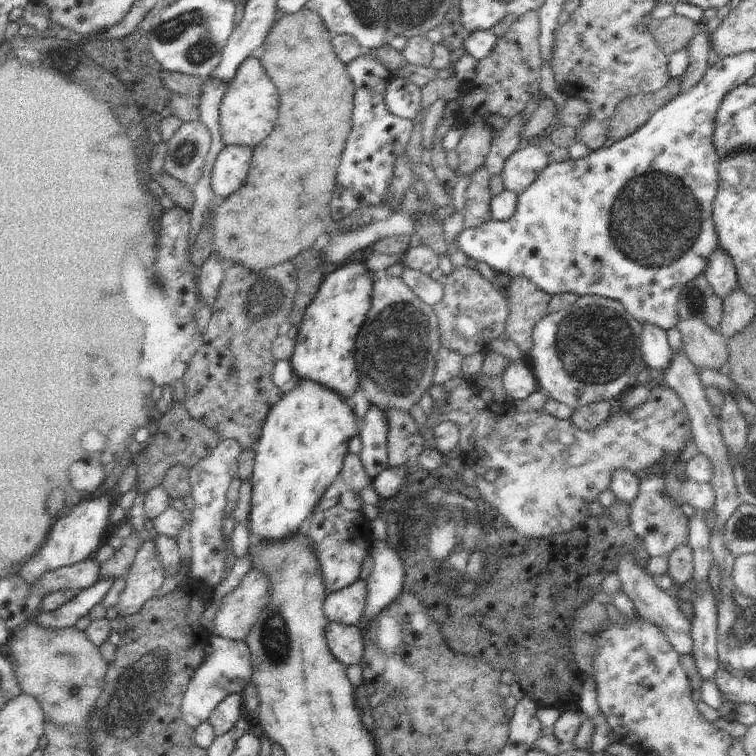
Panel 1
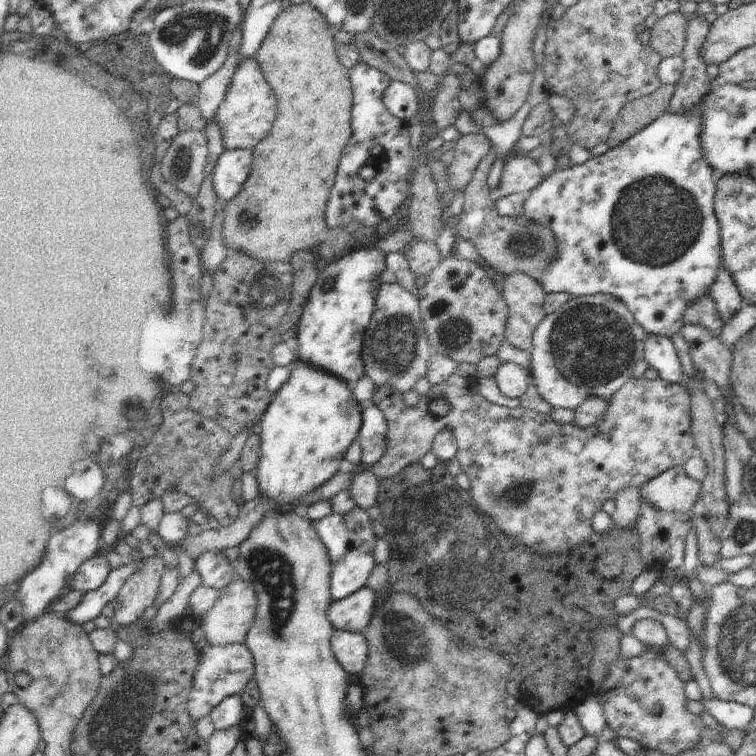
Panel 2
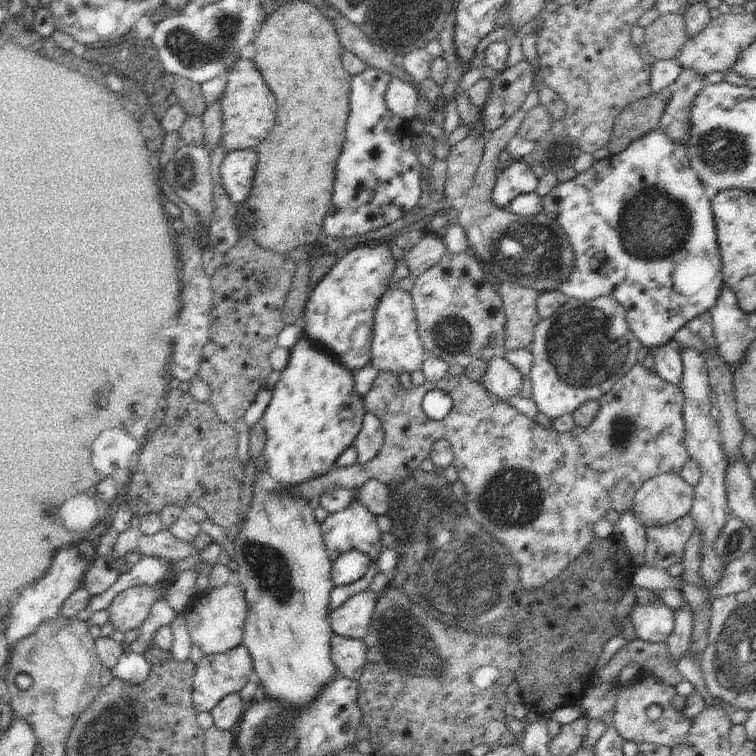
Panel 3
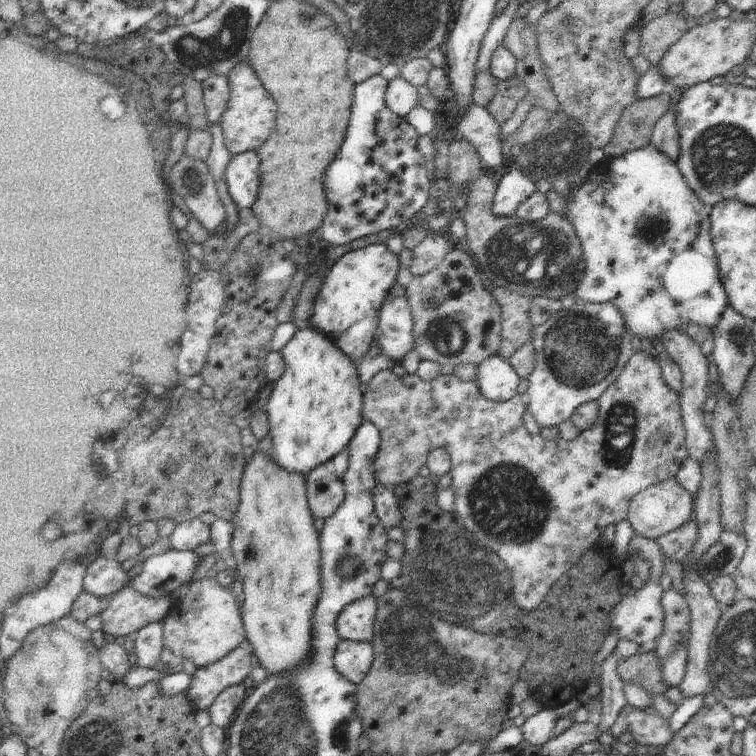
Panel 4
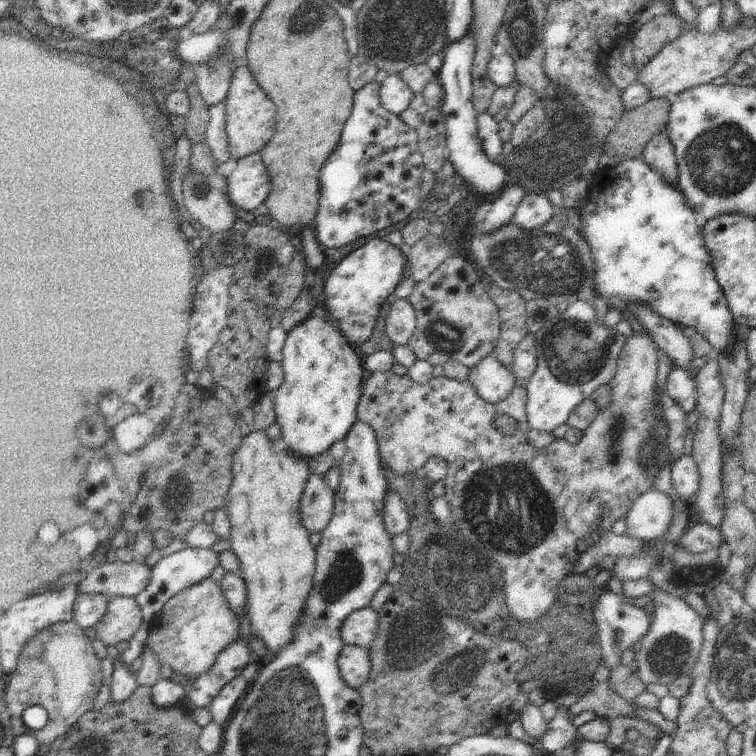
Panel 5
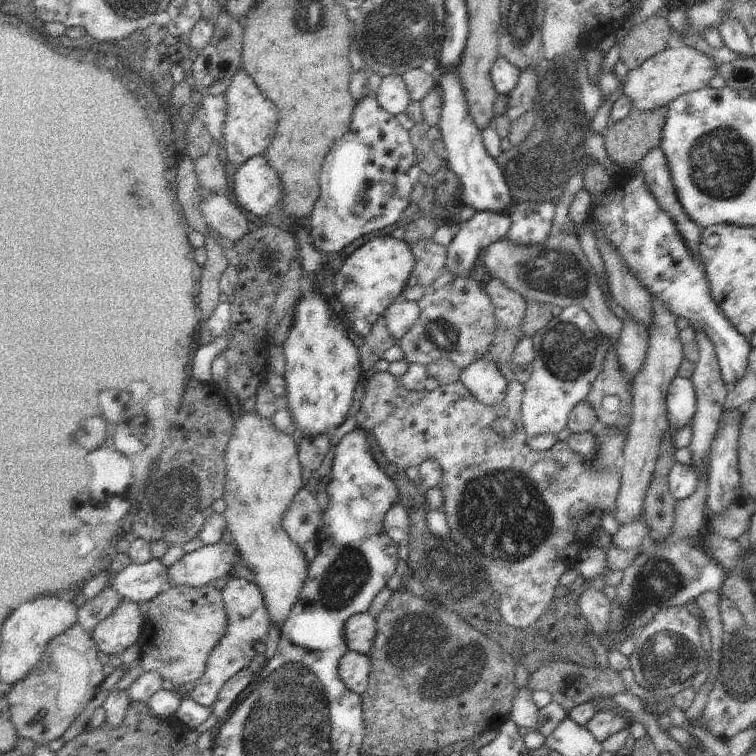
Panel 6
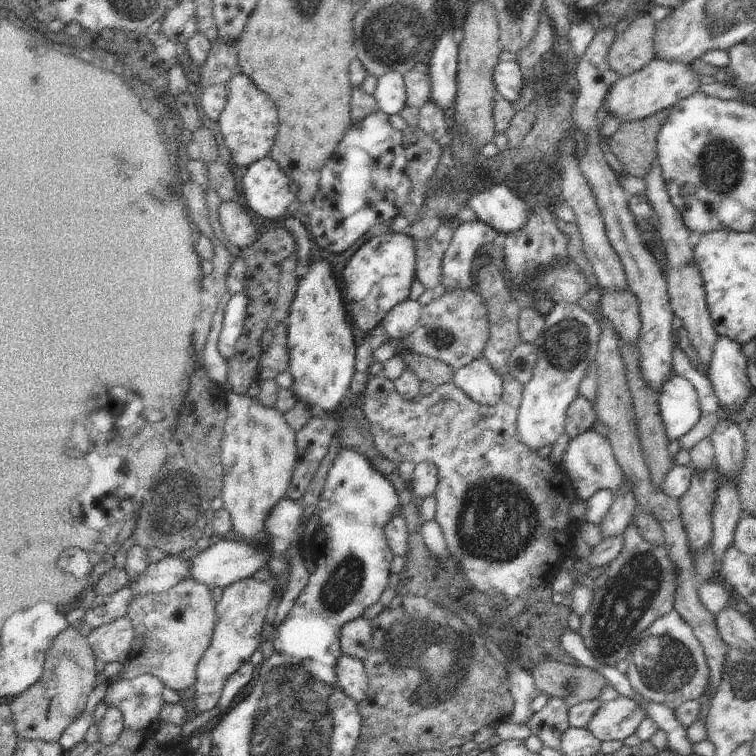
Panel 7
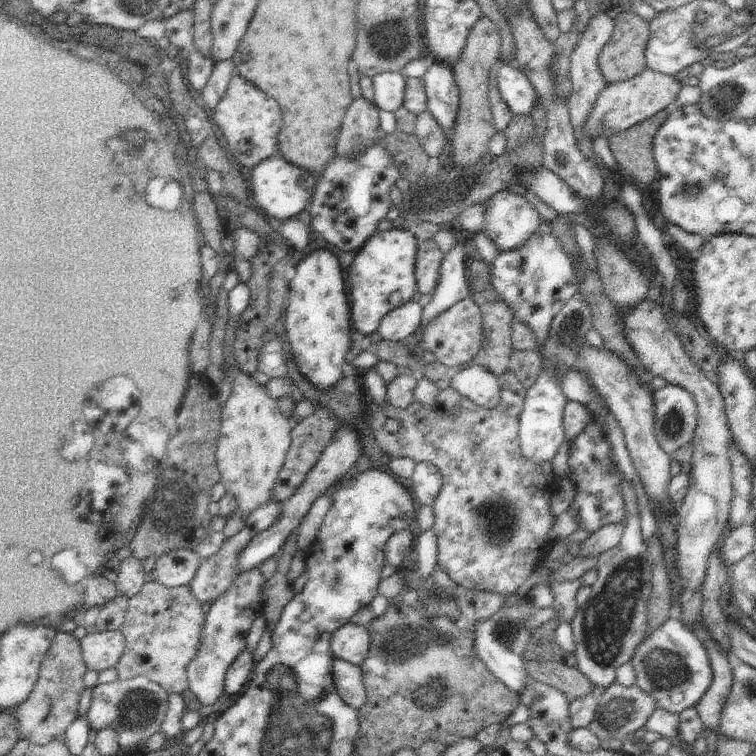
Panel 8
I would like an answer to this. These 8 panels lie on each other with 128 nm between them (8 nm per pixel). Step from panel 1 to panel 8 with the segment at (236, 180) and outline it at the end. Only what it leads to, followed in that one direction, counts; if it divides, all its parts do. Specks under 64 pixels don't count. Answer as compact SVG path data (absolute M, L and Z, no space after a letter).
M277 155L268 157L253 167L251 180L253 200L260 211L266 216L274 216L285 221L289 218L294 219L294 216L306 210L309 199L314 200L314 192L320 177Z

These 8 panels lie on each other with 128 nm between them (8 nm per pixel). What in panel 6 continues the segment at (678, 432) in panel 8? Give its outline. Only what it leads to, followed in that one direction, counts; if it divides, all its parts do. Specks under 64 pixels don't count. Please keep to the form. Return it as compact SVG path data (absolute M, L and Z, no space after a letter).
M675 376L670 383L666 396L666 418L669 428L678 432L691 426L697 409L697 396L693 382L689 378Z

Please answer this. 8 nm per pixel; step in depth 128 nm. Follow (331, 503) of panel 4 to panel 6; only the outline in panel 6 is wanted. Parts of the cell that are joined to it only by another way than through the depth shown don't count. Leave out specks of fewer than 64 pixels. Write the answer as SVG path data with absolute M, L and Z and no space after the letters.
M303 485L284 514L282 528L290 536L290 540L302 550L306 542L315 539L323 525L322 518L323 512L316 502L316 495Z

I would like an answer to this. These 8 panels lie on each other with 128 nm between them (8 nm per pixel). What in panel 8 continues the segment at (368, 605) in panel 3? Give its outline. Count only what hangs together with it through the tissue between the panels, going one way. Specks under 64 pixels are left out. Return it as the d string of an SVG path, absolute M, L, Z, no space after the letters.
M346 623L333 632L330 650L335 658L361 666L366 660L370 645L370 633L366 626Z

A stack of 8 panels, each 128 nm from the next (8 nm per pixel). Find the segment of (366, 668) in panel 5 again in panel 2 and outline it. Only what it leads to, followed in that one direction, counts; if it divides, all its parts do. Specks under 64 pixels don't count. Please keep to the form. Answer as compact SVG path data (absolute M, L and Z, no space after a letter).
M334 630L330 638L331 648L336 660L347 674L355 677L364 670L367 661L367 640L363 633Z

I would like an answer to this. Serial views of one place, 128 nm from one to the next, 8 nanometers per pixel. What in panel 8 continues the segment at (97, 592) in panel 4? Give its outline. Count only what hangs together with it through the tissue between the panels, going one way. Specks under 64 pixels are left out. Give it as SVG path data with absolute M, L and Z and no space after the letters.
M180 549L157 559L151 579L164 586L188 585L200 566L195 549Z

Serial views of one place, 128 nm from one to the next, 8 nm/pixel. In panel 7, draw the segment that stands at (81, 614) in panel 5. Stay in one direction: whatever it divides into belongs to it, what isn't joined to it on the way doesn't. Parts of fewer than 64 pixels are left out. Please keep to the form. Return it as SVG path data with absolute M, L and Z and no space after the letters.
M128 584L114 594L97 596L90 608L85 610L84 622L93 631L118 618L124 618L134 597L135 592Z

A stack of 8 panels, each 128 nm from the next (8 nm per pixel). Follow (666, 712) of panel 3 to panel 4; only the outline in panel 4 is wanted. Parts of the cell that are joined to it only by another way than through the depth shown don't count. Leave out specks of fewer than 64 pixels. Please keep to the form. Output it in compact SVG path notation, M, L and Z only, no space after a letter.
M625 705L609 732L614 739L629 733L637 745L657 747L671 744L675 736L670 729L669 720L664 719L653 705L644 710Z

